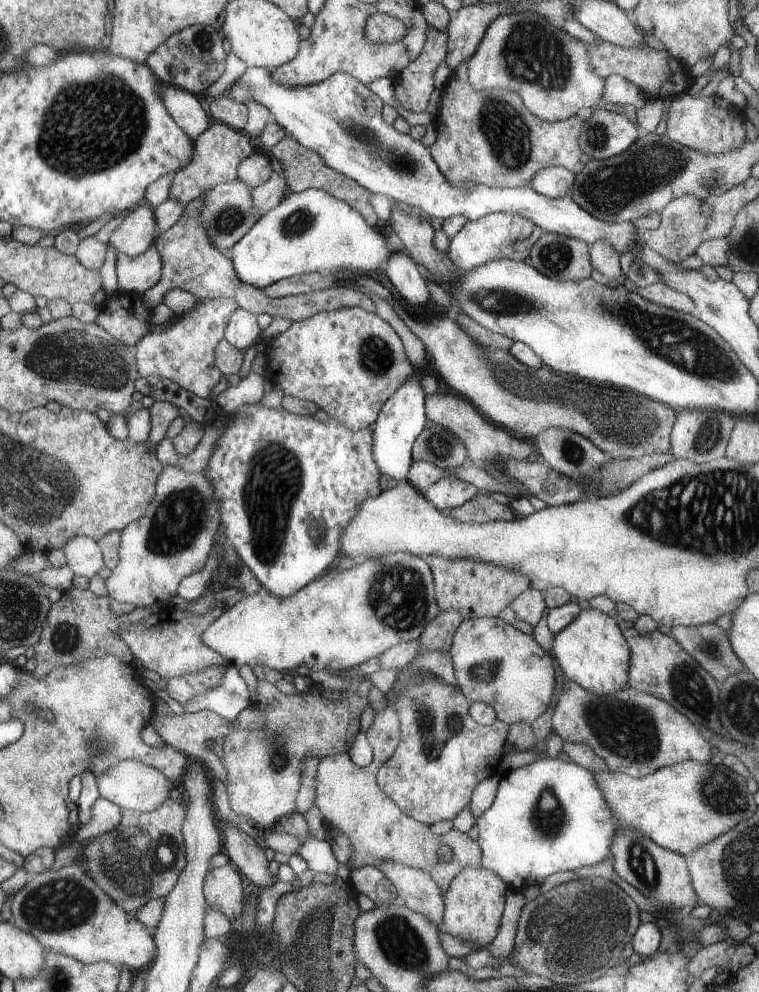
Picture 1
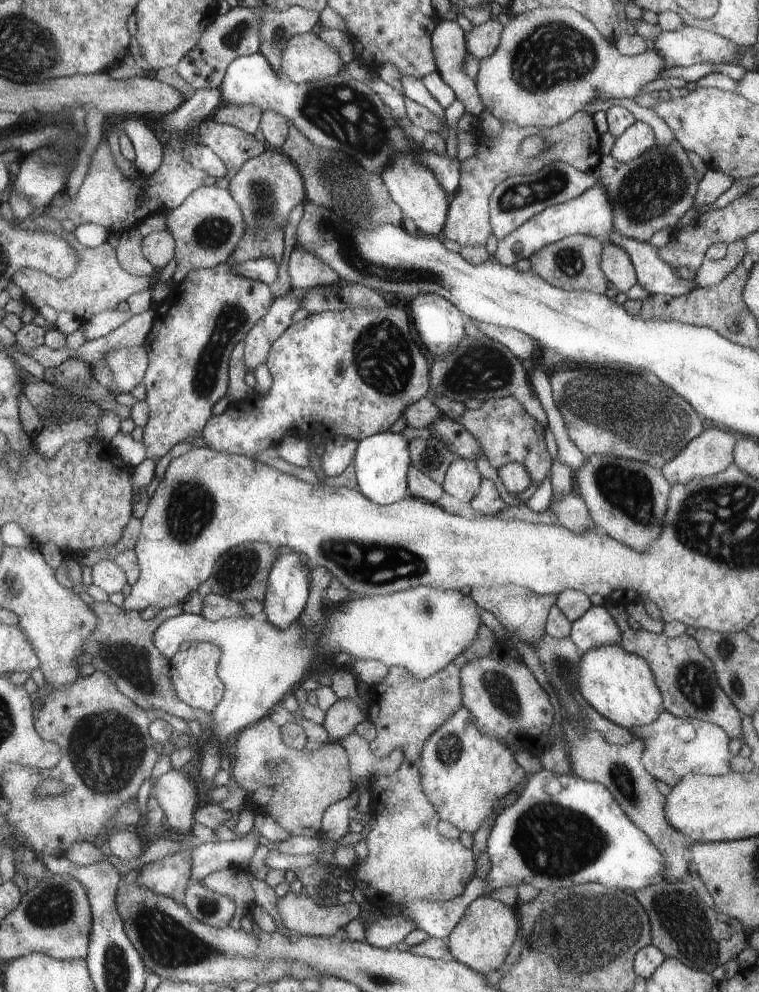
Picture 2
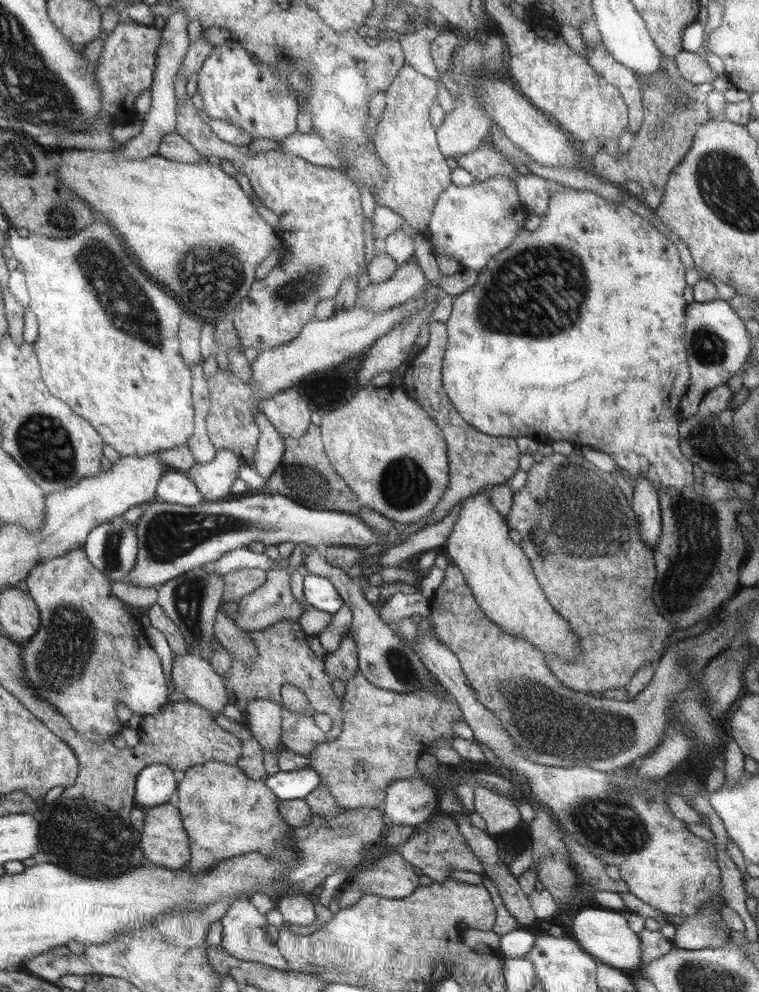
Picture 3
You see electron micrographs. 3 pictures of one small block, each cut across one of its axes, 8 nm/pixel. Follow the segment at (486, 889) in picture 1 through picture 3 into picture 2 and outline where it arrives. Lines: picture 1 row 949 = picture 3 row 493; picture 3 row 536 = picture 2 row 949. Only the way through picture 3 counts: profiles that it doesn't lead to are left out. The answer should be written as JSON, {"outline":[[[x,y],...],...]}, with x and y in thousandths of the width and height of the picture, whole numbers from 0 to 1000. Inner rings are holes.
{"outline":[[[631,903],[613,915],[613,921],[594,938],[594,942],[586,946],[589,958],[594,960],[597,970],[613,972],[628,982],[642,984],[642,980],[650,980],[650,978],[660,980],[663,968],[679,948],[681,933],[684,933],[684,927],[679,923],[679,917],[671,917],[663,909],[655,909],[644,903]]]}

